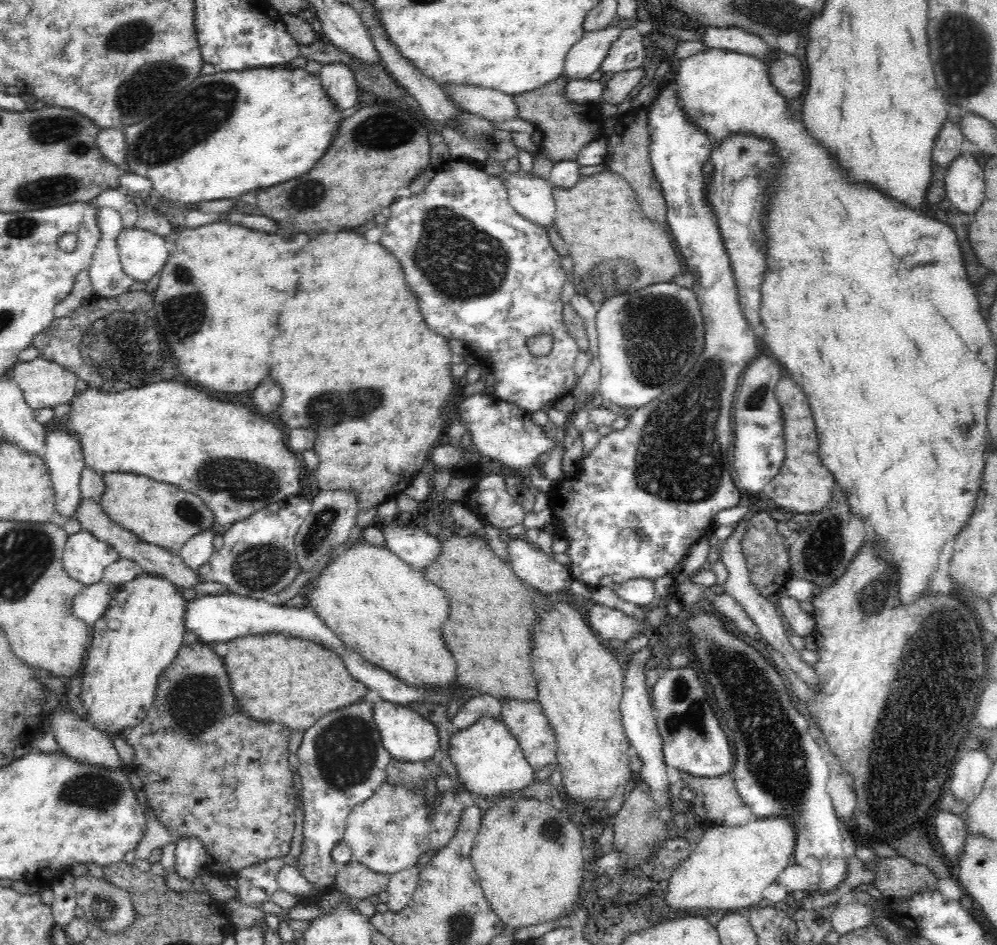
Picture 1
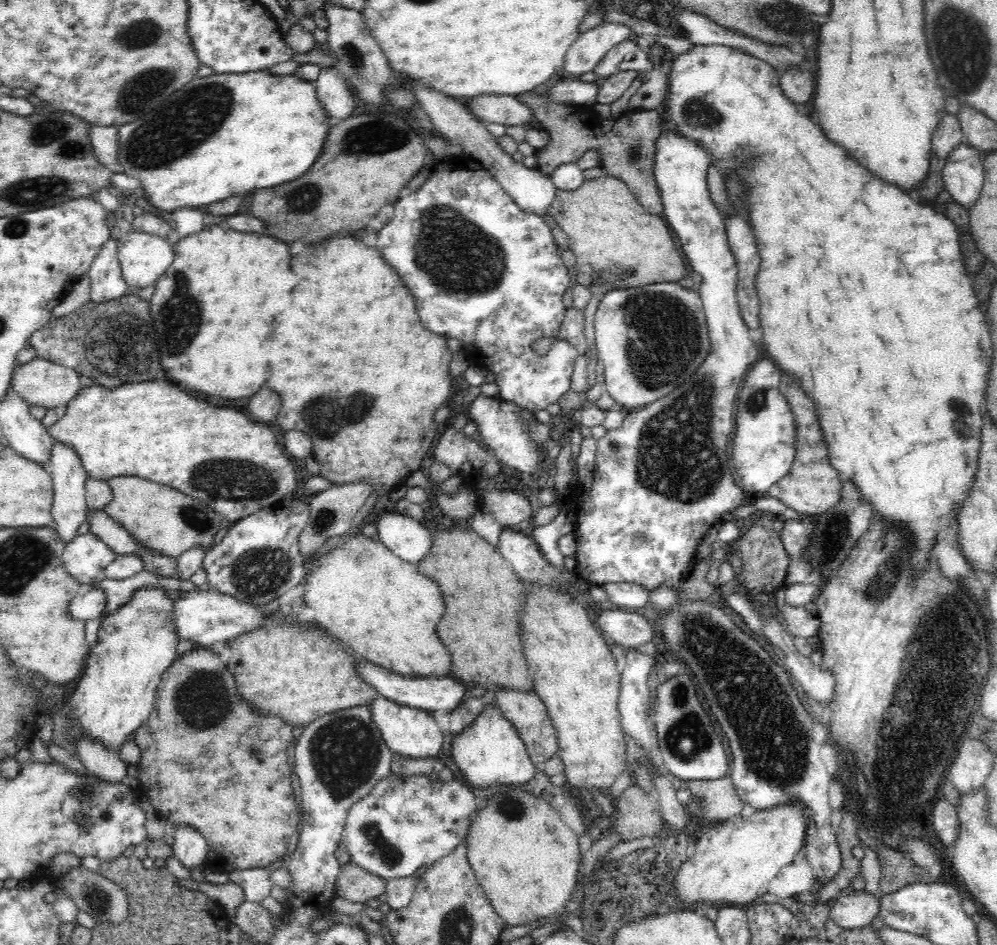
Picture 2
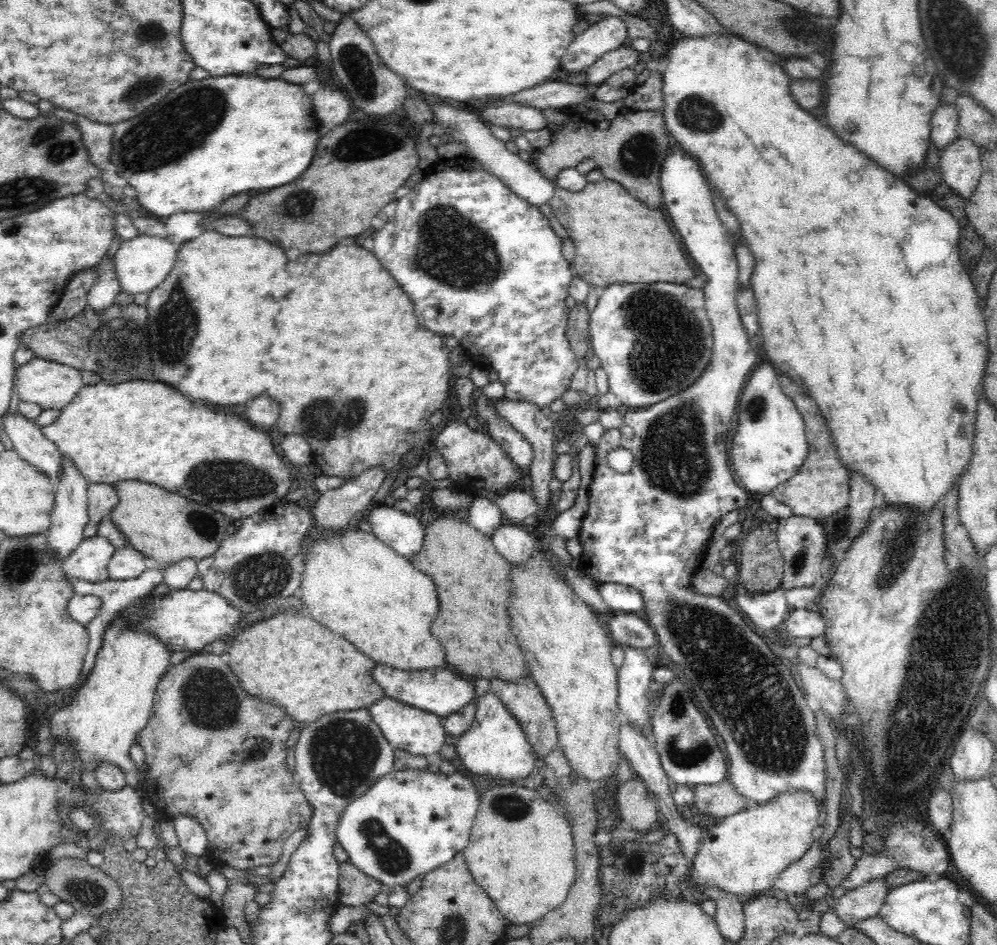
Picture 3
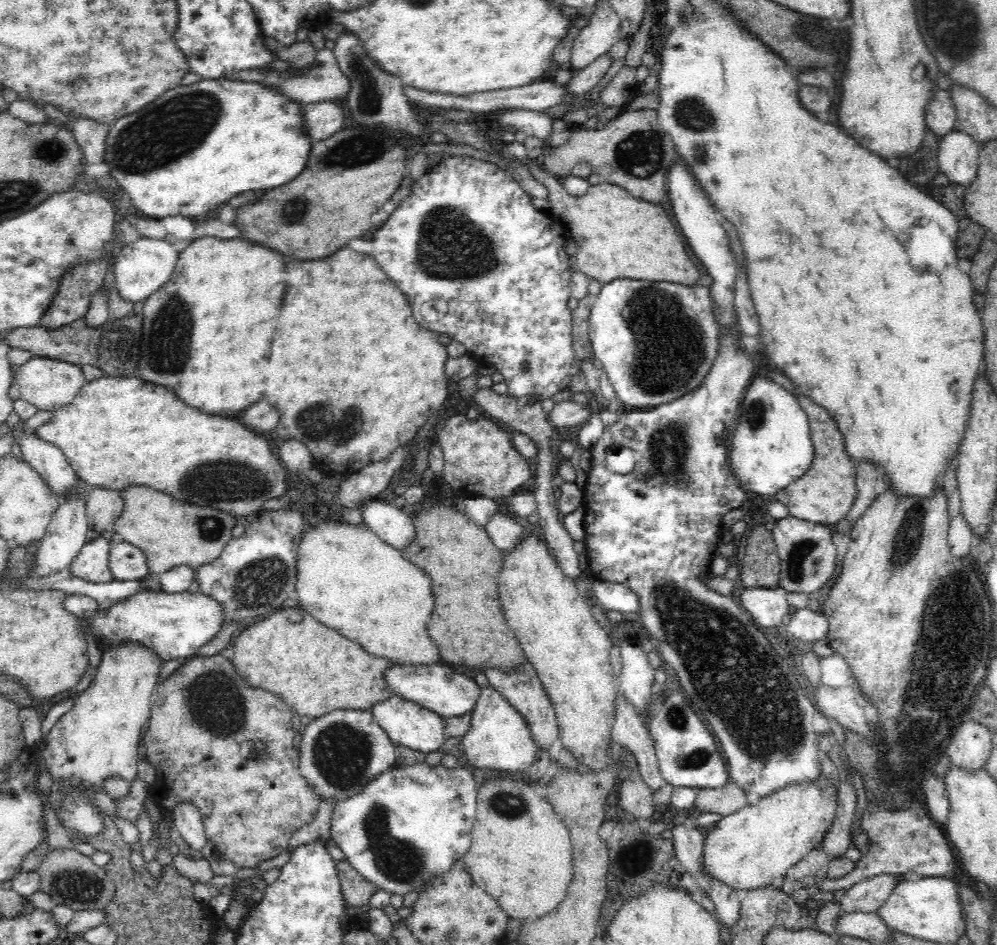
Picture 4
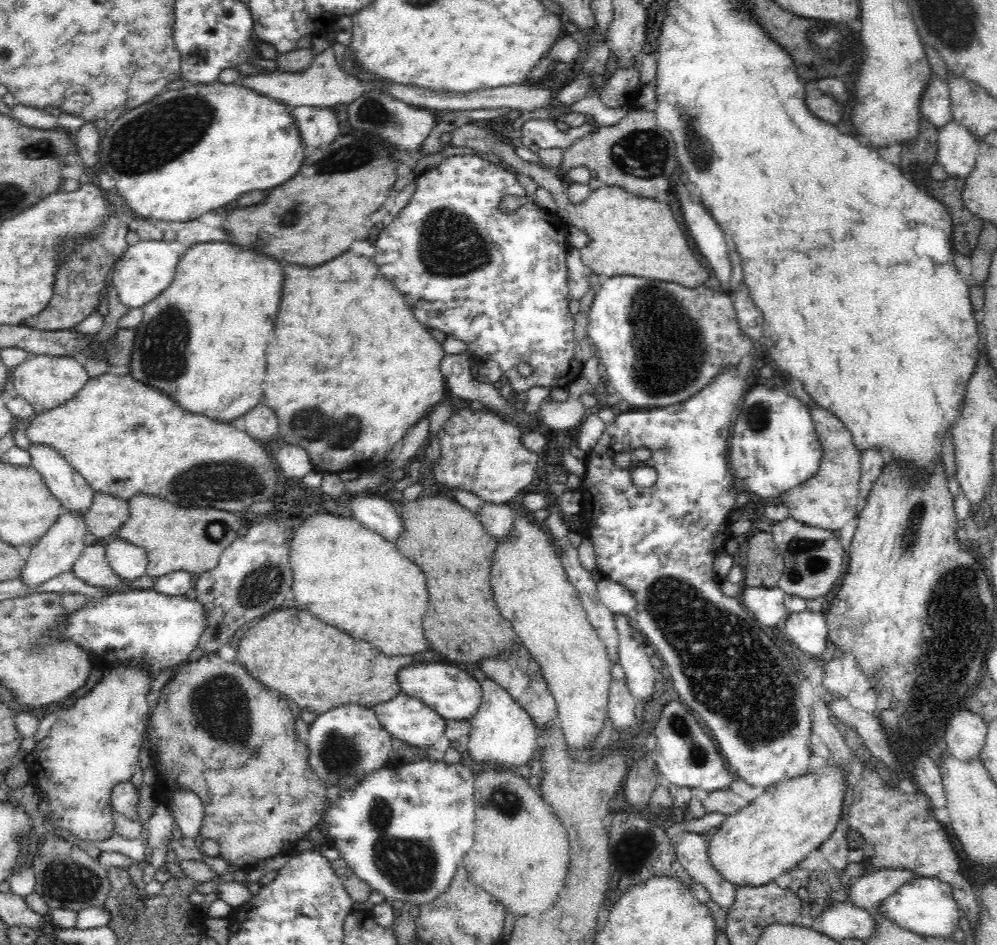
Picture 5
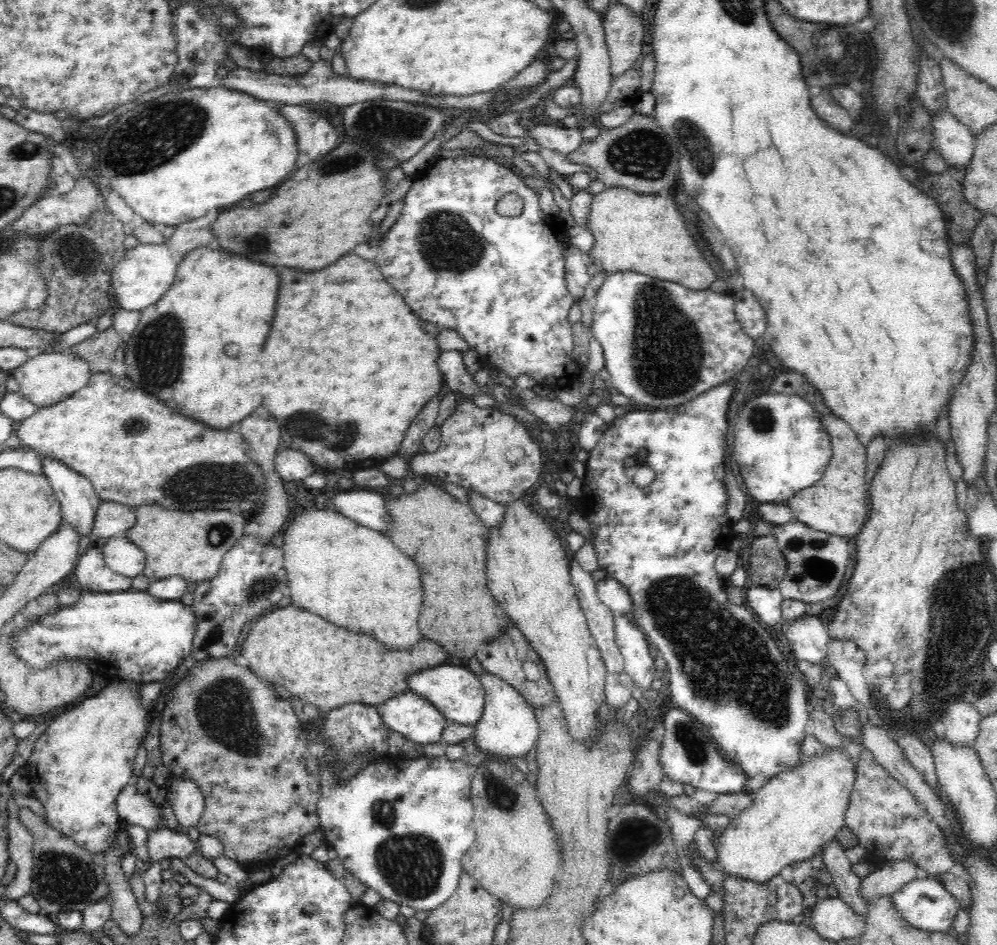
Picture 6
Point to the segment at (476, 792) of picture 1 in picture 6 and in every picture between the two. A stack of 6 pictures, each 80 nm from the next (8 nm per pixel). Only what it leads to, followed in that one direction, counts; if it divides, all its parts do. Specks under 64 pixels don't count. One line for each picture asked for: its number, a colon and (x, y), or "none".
2: (488, 753)
3: (495, 746)
4: (498, 739)
5: (502, 733)
6: (507, 727)

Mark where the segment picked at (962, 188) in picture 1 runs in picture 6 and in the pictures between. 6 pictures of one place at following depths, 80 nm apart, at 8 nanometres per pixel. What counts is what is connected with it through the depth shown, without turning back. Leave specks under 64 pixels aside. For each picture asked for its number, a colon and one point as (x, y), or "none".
2: (963, 173)
3: (960, 161)
4: (958, 154)
5: (957, 149)
6: (955, 144)

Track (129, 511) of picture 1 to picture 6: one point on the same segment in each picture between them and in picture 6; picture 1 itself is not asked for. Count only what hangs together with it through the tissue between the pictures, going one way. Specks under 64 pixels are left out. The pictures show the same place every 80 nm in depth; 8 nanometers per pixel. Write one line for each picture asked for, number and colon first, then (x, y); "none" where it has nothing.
2: (161, 518)
3: (164, 526)
4: (169, 532)
5: (175, 538)
6: (192, 544)

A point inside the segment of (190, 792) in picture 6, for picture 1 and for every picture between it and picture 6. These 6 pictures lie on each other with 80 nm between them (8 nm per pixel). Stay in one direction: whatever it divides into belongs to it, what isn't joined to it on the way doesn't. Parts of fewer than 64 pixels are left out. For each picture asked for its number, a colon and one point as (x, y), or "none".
1: (190, 857)
2: (190, 848)
3: (192, 841)
4: (188, 825)
5: (188, 813)

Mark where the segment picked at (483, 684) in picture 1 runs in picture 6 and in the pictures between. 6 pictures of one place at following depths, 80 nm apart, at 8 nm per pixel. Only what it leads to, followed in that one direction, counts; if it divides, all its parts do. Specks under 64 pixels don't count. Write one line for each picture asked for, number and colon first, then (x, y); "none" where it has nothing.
2: (479, 585)
3: (471, 577)
4: (468, 626)
5: (451, 545)
6: (444, 536)

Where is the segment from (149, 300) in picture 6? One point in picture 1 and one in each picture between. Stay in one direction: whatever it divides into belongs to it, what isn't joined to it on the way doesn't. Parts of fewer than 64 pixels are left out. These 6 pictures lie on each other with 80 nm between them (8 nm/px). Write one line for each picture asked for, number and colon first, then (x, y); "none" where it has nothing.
1: (142, 253)
2: (143, 257)
3: (142, 262)
4: (142, 266)
5: (145, 269)

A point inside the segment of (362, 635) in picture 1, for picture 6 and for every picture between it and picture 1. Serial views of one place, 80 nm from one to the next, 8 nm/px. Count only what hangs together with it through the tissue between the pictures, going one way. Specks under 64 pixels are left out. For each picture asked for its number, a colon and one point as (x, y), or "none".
2: (381, 607)
3: (359, 588)
4: (349, 579)
5: (348, 576)
6: (338, 569)

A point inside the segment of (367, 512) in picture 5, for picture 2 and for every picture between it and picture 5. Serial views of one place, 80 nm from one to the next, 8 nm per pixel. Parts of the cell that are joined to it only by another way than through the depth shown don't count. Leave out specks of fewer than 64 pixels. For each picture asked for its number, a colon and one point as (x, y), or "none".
2: (407, 538)
3: (404, 533)
4: (393, 525)

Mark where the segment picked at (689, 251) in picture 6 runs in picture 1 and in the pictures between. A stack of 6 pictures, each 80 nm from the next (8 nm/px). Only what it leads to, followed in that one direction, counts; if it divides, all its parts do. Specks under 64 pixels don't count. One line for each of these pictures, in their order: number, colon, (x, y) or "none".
1: (615, 249)
2: (617, 244)
3: (617, 239)
4: (618, 236)
5: (628, 235)

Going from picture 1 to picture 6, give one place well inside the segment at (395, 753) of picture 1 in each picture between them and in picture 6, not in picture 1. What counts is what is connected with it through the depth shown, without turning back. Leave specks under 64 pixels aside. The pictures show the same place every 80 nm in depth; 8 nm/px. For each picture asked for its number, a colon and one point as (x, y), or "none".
2: (413, 733)
3: (407, 728)
4: (405, 723)
5: (408, 719)
6: (415, 718)

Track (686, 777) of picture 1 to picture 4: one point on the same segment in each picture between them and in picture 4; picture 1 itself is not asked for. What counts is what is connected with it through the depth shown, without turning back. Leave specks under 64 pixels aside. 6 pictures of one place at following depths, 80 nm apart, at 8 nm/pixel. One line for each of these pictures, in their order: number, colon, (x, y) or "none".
2: (717, 800)
3: (721, 800)
4: (725, 800)

